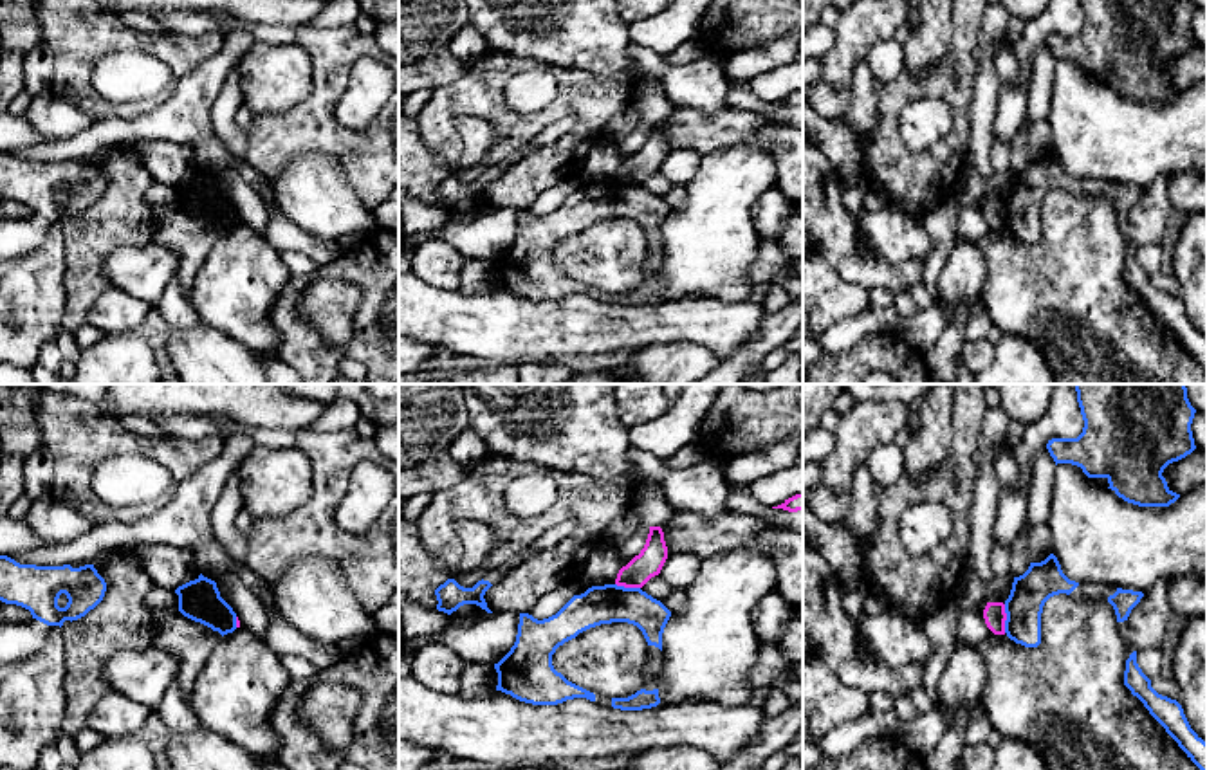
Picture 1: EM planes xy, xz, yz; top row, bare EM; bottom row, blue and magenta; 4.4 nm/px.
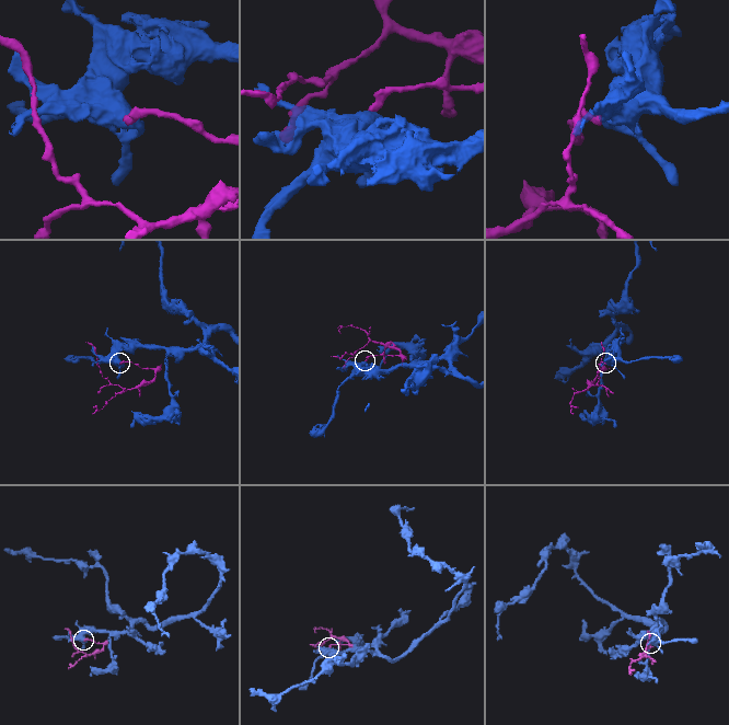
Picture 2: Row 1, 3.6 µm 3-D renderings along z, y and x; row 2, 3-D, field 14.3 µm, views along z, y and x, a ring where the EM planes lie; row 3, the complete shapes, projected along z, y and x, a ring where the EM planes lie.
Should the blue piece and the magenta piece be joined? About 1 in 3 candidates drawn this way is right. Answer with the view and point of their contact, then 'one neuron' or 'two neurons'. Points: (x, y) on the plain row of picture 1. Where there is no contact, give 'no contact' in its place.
yz (1007, 215) | two neurons

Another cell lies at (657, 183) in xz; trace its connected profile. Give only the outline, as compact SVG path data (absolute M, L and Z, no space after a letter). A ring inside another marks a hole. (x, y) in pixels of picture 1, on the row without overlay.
M660 171L651 173L640 186L660 198L673 188L671 180Z

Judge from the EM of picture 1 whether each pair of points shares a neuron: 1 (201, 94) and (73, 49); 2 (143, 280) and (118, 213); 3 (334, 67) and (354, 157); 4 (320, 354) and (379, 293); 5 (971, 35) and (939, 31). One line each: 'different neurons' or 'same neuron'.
1: different neurons
2: different neurons
3: same neuron
4: same neuron
5: different neurons

